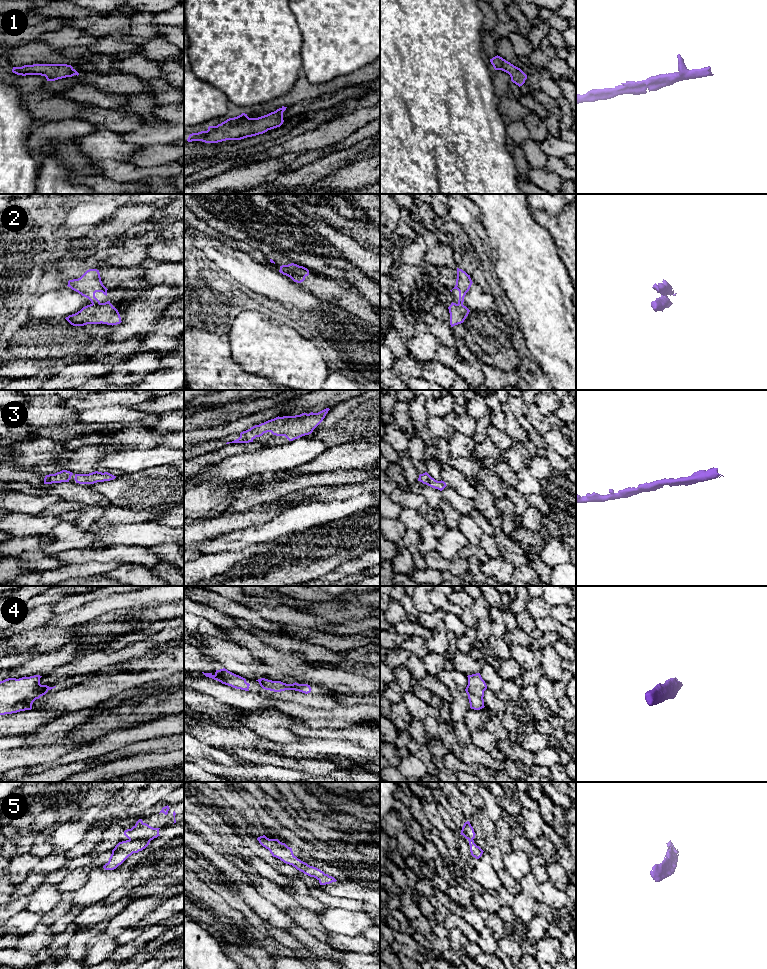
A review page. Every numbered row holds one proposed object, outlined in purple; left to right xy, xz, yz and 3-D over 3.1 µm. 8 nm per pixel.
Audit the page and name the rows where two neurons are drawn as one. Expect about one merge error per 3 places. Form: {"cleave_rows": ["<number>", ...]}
{"cleave_rows": ["2"]}

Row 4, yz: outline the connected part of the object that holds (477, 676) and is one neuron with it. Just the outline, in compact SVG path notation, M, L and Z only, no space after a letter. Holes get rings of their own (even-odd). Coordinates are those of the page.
M480 673L468 675L468 685L465 689L470 708L480 710L484 708L484 691L487 689L485 681L482 679Z

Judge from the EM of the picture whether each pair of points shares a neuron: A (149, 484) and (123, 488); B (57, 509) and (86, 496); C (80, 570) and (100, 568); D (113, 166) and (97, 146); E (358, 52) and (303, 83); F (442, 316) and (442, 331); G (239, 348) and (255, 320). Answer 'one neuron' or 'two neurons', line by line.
A: one neuron
B: two neurons
C: one neuron
D: two neurons
E: two neurons
F: one neuron
G: one neuron

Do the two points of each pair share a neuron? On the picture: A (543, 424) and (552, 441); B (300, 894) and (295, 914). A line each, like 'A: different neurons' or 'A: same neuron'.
A: different neurons
B: different neurons

